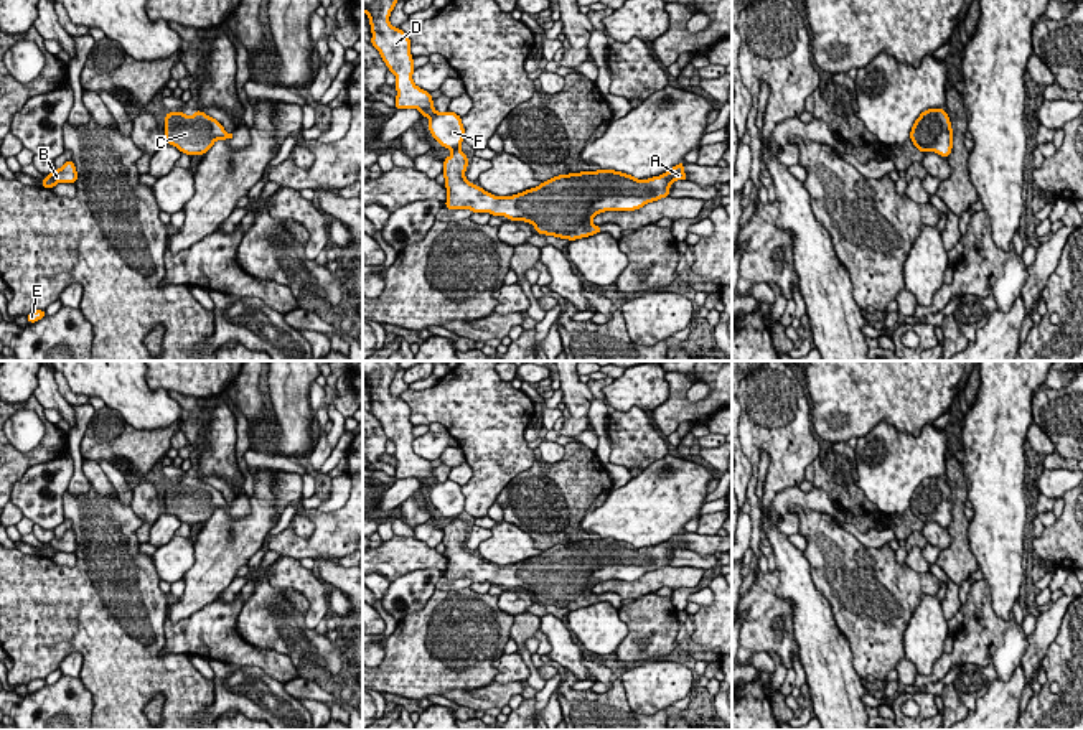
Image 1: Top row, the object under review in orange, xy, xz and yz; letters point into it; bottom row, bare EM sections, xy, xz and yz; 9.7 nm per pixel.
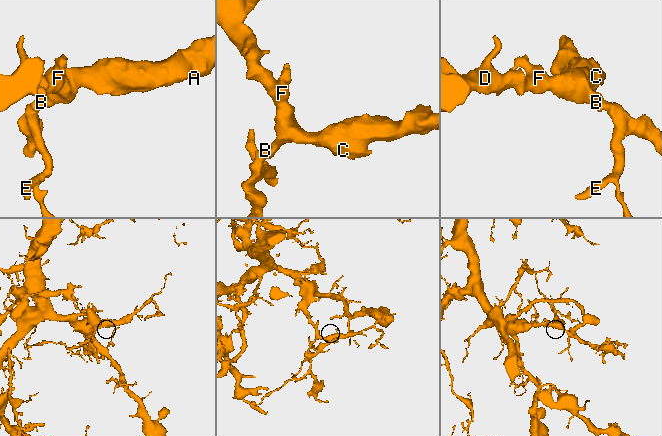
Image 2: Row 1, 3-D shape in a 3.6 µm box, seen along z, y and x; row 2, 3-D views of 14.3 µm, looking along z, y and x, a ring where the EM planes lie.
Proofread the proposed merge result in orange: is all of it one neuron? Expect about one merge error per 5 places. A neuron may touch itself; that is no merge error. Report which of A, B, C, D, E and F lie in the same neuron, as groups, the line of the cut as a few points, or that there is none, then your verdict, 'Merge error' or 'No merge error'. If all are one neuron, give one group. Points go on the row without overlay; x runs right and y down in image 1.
Groups: A B C D E F. No split. No merge error

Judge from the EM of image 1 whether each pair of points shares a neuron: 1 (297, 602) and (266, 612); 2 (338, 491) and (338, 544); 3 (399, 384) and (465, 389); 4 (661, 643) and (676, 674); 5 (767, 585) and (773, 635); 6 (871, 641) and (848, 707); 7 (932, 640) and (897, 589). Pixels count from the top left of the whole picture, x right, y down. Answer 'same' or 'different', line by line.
1: different
2: different
3: different
4: different
5: same
6: different
7: different

